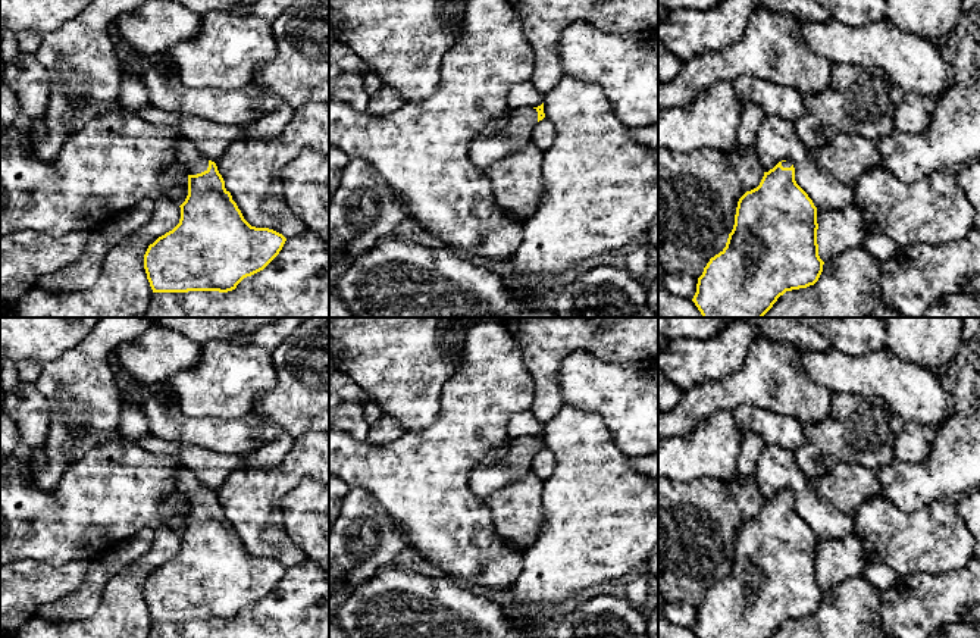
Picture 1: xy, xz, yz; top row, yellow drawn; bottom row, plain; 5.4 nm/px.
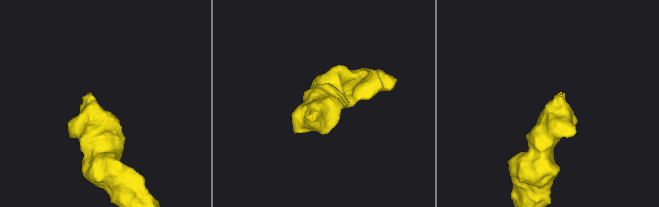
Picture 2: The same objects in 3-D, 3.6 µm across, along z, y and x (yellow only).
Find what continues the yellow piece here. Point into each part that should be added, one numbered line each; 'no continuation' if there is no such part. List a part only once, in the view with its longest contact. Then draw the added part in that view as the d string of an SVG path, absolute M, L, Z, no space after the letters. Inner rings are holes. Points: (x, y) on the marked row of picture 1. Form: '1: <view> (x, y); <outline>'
1: xy (187, 155); M181 138L175 150L176 163L181 165L188 175L197 175L209 168L209 160L203 157L195 146L187 138Z

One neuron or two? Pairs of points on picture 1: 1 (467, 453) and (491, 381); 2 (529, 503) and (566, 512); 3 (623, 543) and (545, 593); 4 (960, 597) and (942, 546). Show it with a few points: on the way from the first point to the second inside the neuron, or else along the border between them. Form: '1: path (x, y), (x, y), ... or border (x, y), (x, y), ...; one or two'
1: path (467, 435), (475, 404), (479, 399); one
2: border (544, 485), (541, 493), (544, 524), (535, 541); two
3: path (604, 543), (595, 543), (564, 574); one
4: border (964, 566), (941, 574), (917, 574); two

